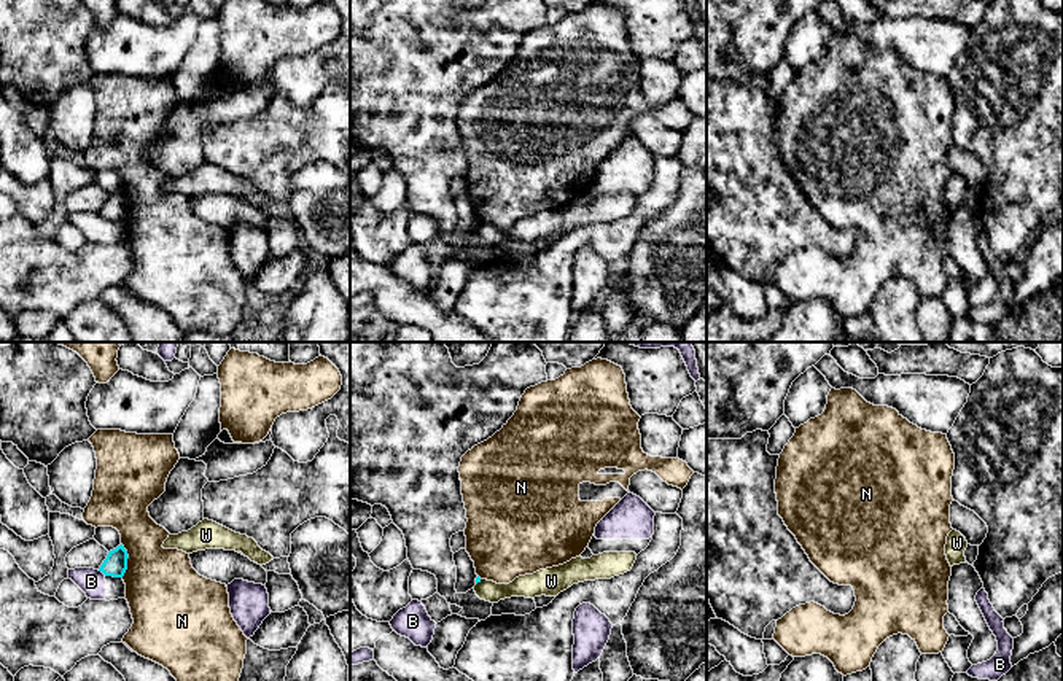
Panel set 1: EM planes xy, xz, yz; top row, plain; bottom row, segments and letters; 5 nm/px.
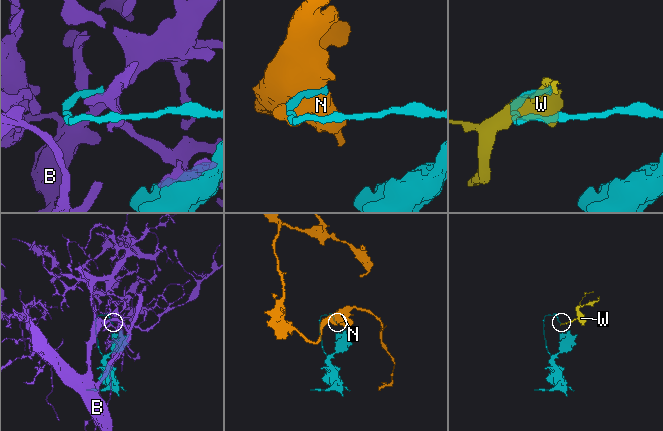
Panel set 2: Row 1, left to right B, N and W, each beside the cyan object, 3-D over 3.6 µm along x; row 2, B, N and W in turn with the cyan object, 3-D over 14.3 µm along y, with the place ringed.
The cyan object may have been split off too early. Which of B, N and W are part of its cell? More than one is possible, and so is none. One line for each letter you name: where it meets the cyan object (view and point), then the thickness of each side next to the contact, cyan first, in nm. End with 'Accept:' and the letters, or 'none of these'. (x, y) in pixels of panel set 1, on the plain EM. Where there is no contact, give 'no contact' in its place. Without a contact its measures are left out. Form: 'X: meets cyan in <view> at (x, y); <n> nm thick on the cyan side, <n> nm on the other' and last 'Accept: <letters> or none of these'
Accept: none of these

